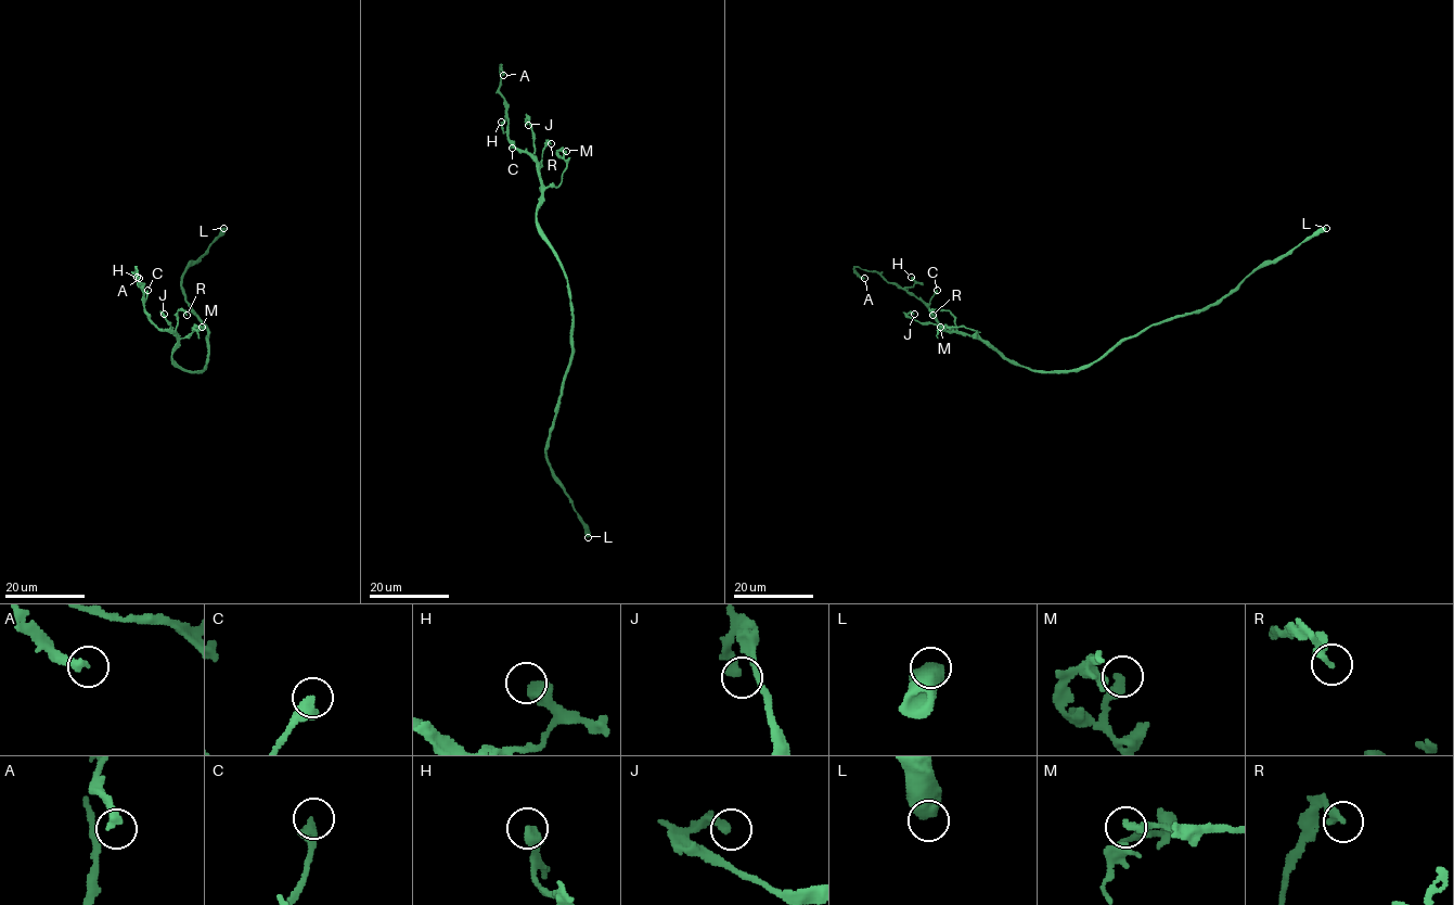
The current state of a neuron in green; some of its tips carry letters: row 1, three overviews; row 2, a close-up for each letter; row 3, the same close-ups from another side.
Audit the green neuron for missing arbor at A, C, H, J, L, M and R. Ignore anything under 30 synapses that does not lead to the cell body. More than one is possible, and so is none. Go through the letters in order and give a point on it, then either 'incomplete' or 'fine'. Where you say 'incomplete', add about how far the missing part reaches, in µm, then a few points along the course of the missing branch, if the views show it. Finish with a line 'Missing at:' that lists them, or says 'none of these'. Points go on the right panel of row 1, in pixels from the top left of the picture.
A: (864, 278) | fine
C: (937, 290) | fine
H: (911, 277) | fine
J: (914, 314) | fine
L: (1326, 228) | fine
M: (940, 327) | fine
R: (933, 315) | fine
Missing at: none of these

